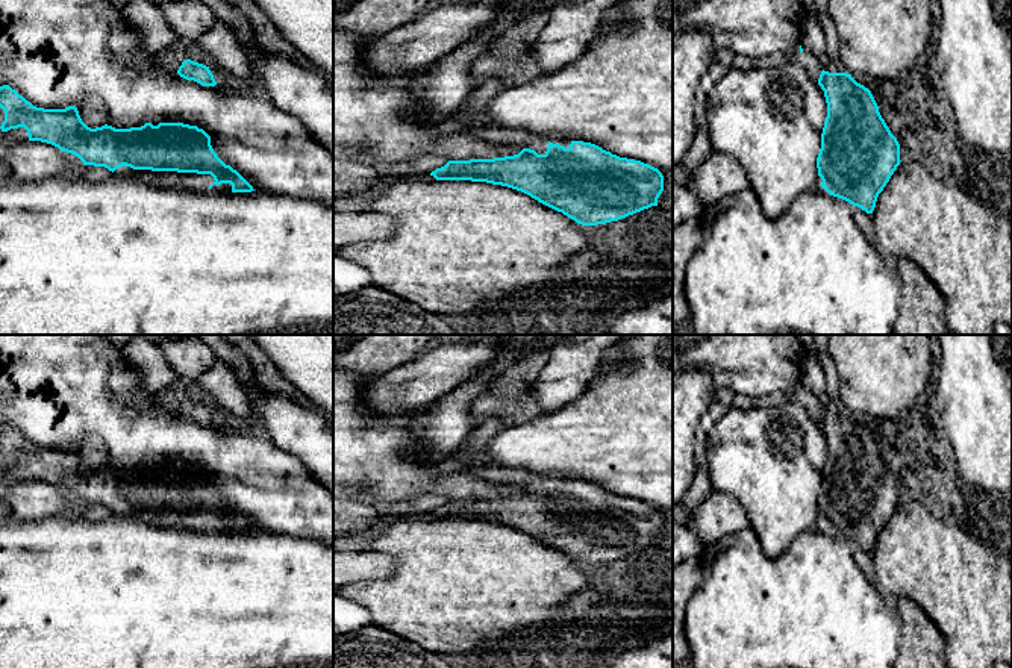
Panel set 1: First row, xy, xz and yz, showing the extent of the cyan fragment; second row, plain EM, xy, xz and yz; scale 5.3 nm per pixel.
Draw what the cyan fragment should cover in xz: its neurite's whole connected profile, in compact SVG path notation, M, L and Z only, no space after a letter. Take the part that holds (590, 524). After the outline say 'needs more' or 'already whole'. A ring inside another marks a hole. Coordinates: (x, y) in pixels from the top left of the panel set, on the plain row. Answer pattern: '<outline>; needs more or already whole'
M473 462L477 474L488 482L523 489L514 495L494 498L448 500L430 512L436 520L471 520L521 530L539 542L562 551L582 565L618 560L651 545L664 530L662 512L641 500L620 497L583 480L544 477L529 470Z; needs more

